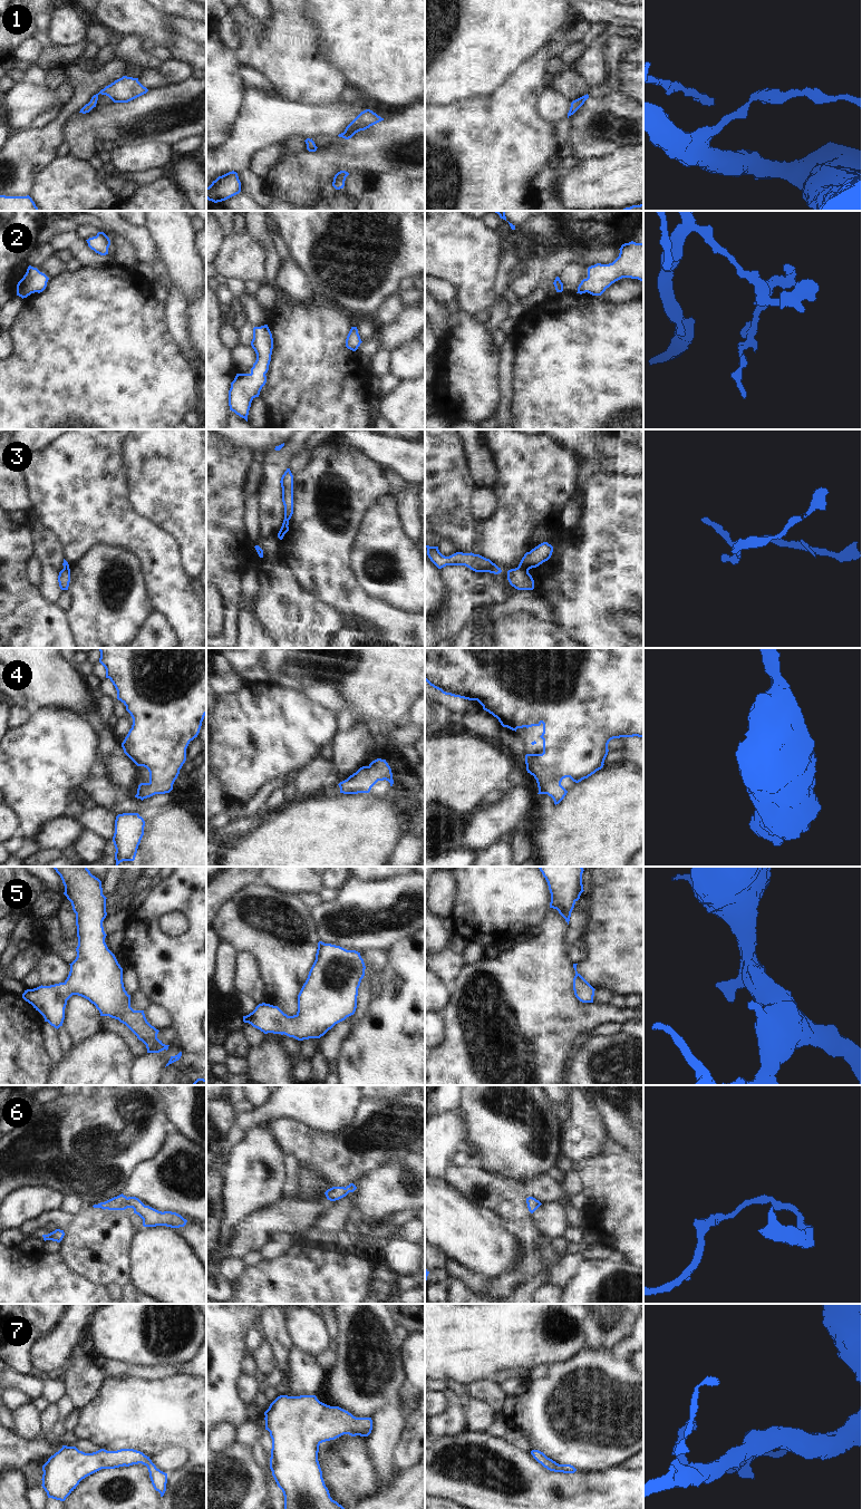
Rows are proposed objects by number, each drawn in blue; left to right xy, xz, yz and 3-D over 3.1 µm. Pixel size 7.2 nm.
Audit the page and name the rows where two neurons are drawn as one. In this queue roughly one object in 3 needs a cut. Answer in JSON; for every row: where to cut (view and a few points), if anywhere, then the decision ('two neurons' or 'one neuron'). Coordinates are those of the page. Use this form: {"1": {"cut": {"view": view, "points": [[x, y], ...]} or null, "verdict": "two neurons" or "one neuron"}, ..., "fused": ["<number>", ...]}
{"1": {"cut": null, "verdict": "one neuron"}, "2": {"cut": null, "verdict": "one neuron"}, "3": {"cut": {"view": "yz", "points": [[519, 566], [528, 570]]}, "verdict": "two neurons"}, "4": {"cut": null, "verdict": "one neuron"}, "5": {"cut": null, "verdict": "one neuron"}, "6": {"cut": null, "verdict": "one neuron"}, "7": {"cut": null, "verdict": "one neuron"}, "fused": ["3"]}

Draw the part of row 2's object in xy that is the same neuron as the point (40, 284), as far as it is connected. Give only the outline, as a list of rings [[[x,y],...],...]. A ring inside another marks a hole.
[[[29,265],[26,274],[17,284],[17,296],[23,299],[31,293],[40,293],[46,289],[48,280],[49,278],[45,273]]]

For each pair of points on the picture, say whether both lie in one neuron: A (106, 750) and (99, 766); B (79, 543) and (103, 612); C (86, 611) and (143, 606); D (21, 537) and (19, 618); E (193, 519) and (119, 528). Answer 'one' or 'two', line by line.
A: one
B: two
C: one
D: one
E: two

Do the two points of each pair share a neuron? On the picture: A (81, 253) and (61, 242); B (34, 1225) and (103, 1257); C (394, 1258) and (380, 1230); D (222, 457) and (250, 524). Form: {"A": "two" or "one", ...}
{"A": "one", "B": "one", "C": "two", "D": "two"}

